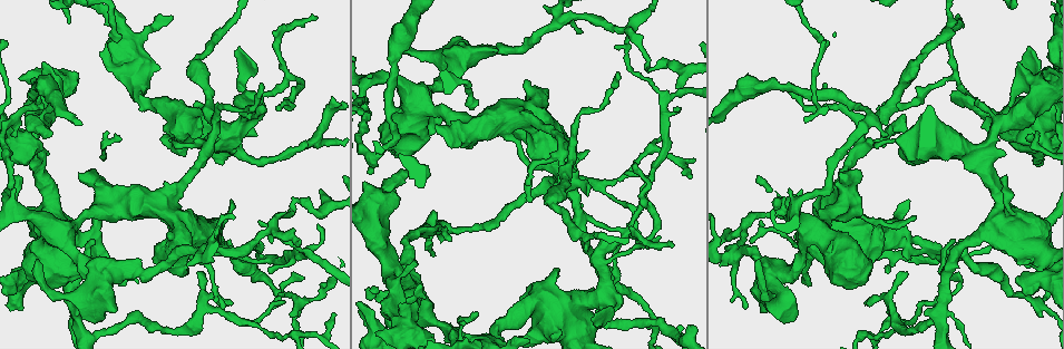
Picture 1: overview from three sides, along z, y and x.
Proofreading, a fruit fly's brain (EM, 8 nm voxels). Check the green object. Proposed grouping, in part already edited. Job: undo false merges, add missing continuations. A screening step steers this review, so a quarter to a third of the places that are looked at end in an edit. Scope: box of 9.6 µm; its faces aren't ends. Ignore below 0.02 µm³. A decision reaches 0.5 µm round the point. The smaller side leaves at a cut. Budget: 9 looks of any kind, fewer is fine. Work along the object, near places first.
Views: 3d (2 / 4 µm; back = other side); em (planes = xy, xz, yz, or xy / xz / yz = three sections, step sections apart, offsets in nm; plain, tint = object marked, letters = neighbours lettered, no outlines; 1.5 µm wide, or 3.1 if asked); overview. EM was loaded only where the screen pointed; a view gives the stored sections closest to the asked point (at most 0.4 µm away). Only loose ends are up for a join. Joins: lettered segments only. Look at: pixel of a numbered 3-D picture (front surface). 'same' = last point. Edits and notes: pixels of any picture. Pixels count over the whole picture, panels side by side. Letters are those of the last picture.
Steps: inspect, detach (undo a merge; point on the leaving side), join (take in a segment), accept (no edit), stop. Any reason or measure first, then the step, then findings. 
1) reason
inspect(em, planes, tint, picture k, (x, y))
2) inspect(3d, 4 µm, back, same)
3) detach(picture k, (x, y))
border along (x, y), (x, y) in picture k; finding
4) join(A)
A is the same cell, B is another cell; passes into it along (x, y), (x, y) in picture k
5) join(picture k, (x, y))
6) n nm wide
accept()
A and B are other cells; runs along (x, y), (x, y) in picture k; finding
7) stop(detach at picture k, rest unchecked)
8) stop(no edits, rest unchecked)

sharp bend
inspect(3d, 4 µm, picture 1, (783, 211))

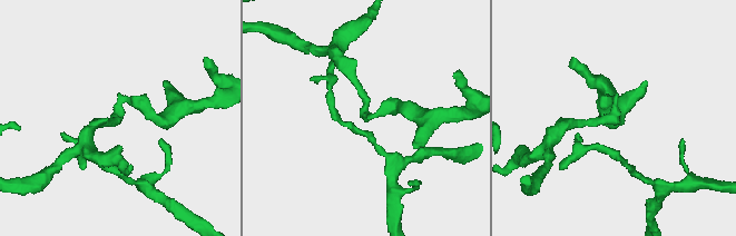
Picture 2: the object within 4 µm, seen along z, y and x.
arms of 180, 220 nm; now the EM
inspect(em, planes, letters, picture 2, (118, 116))

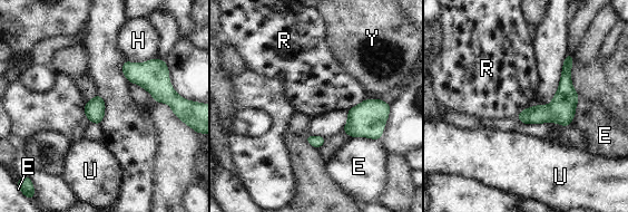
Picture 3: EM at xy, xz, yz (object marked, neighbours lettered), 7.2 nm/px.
accept()
E, H, R, U and Y are other cells; border along (365, 99), (347, 111) in picture 3; continuous, no second neuron

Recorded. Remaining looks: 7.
stops while still wide
inspect(em, planes, plain, picture 1, (762, 312))

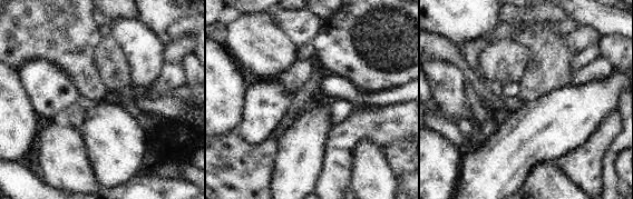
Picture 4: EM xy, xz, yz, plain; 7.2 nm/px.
what lies round it
inspect(em, planes, letters, same)

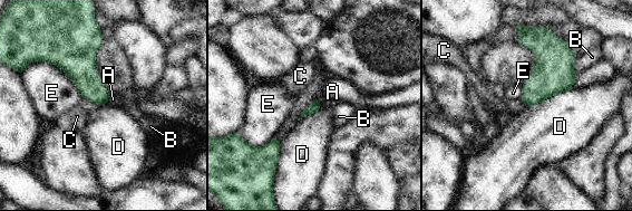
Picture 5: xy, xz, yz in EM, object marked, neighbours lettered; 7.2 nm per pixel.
accept()
A, B, C, D and E are other cells; border along (571, 87), (528, 106) in picture 5; no lettered segment goes on from it

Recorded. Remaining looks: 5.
inspect(em, planes, letters, picture 1, (528, 119))

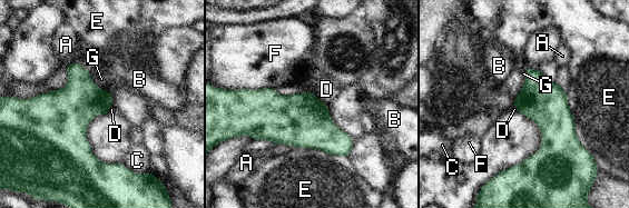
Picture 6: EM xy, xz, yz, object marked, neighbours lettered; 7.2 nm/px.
accept()
A, B, C, D, E, F and G are other cells; border along (566, 95), (576, 137), (599, 167) in picture 6; continuous, no second neuron

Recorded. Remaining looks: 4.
end of a long branch
inspect(em, xz, step 8, letters, picture 1, (619, 72))

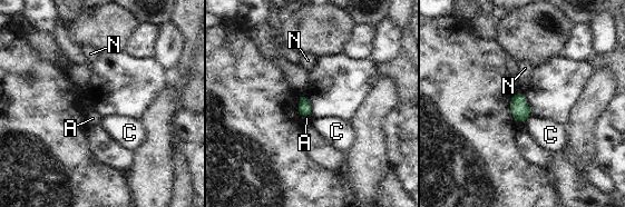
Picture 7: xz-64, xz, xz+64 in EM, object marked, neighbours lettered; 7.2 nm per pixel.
inspect(em, planes, letters, same)

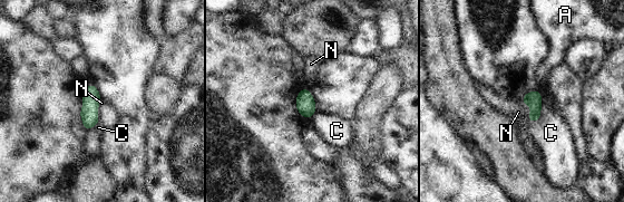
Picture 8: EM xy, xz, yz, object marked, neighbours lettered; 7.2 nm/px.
accept()
A, C and N are other cells; border along (520, 102), (530, 107), (529, 122) in picture 8; no lettered segment goes on from it

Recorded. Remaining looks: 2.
stop(no edits, rest unchecked)

